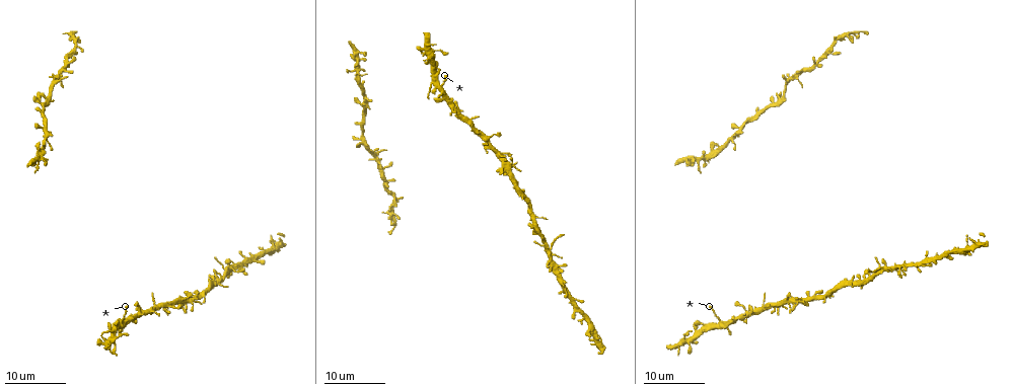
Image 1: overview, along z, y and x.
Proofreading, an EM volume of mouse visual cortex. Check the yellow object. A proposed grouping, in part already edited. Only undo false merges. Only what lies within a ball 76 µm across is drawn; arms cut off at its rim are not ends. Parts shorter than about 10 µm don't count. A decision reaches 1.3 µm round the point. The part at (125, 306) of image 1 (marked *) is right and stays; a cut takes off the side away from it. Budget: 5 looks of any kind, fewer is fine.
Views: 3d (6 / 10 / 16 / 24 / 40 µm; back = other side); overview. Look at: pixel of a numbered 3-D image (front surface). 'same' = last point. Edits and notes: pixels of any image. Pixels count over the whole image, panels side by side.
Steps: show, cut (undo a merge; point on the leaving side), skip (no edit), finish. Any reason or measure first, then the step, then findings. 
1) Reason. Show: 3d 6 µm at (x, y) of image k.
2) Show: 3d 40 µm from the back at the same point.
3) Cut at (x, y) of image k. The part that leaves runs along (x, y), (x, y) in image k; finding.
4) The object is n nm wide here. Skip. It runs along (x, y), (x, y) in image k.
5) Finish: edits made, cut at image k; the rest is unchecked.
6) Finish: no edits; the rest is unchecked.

Calibre changes. Show: 3d 24 µm at (37, 169) of image 1.

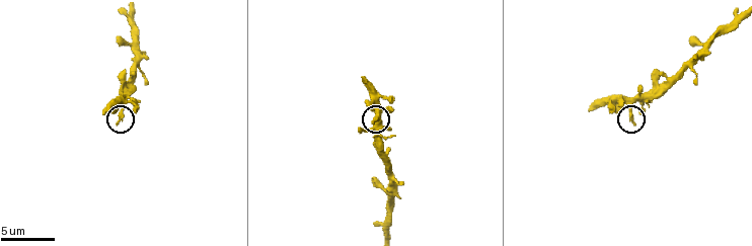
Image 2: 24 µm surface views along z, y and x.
Show: 3d 10 µm at (377, 118) of image 2.

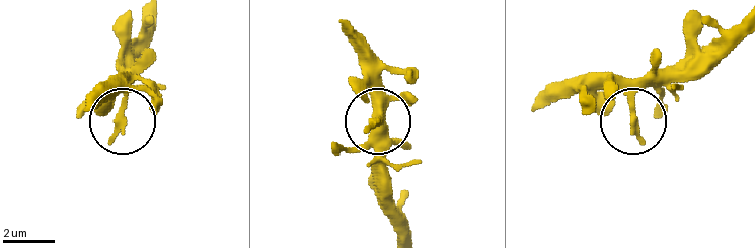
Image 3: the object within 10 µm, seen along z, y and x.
The object is 280 nm wide here. Skip. All the same cell.

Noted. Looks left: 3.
A narrow waist. Show: 3d 6 µm at (390, 202) of image 2.

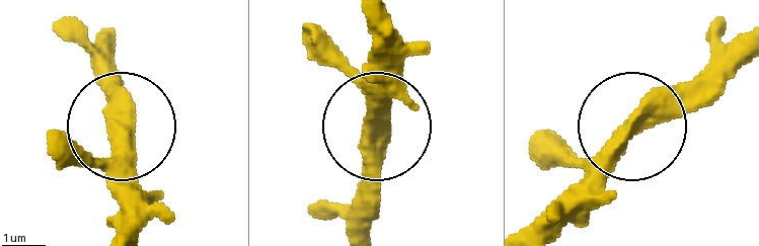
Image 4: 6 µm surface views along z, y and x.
The object is 440 nm wide here. Skip. All the same cell.

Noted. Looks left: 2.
Thin neck. Show: 3d 24 µm at (471, 129) of image 1.

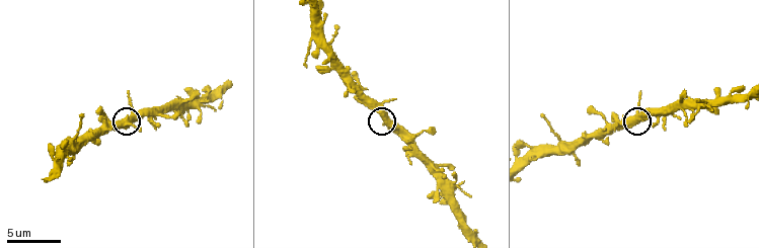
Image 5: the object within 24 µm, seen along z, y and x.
Show: 3d 10 µm at (633, 121) of image 5.

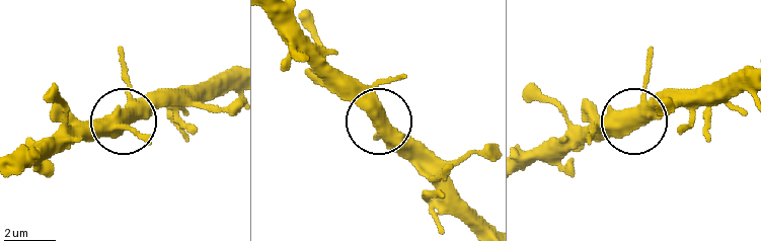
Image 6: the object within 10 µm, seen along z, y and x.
Skip. It runs along (278, 15), (412, 157) in image 6; continuous, no second cell.

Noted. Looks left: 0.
Finish: no edits; the rest is unchecked.

